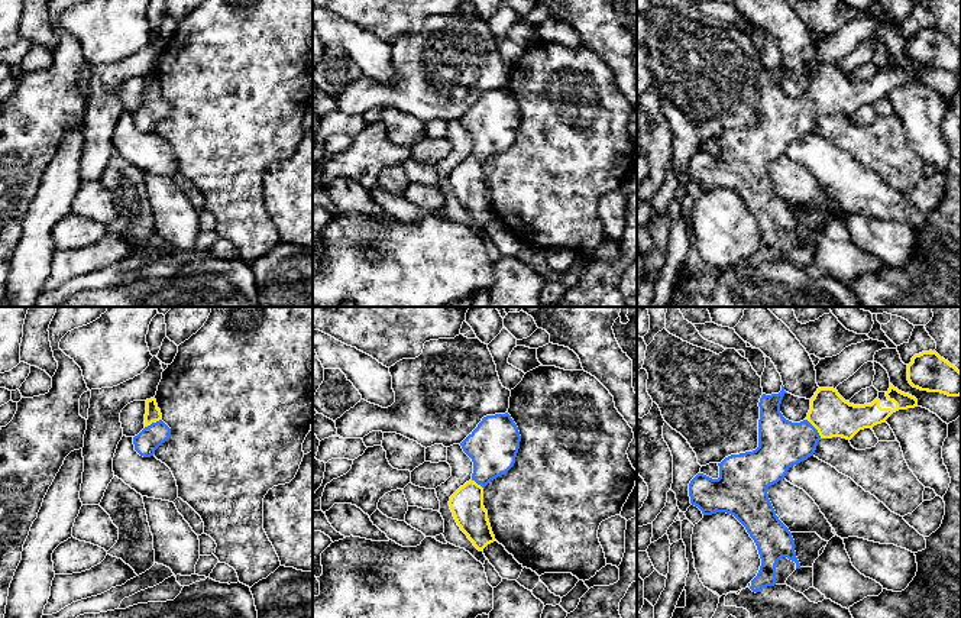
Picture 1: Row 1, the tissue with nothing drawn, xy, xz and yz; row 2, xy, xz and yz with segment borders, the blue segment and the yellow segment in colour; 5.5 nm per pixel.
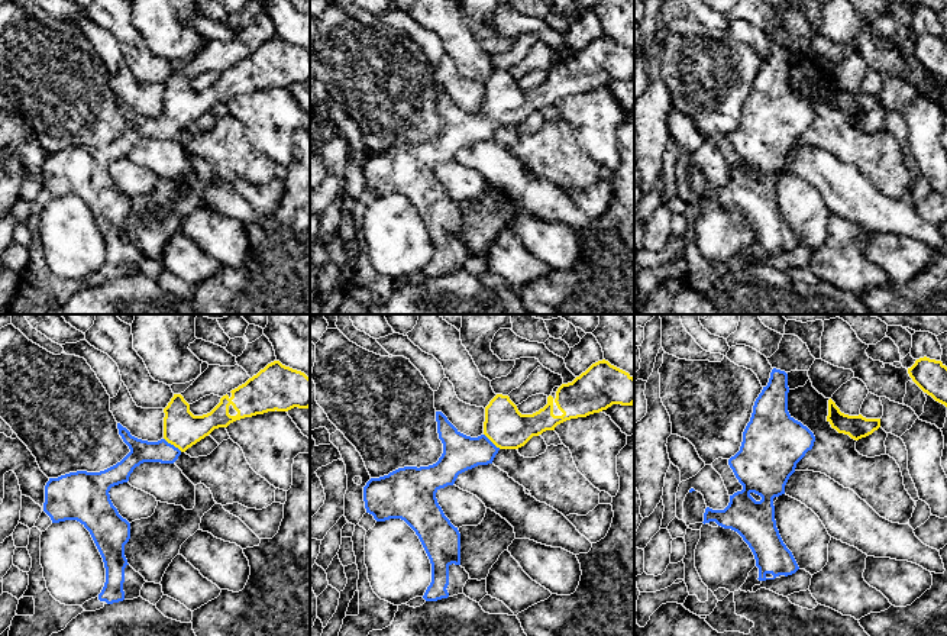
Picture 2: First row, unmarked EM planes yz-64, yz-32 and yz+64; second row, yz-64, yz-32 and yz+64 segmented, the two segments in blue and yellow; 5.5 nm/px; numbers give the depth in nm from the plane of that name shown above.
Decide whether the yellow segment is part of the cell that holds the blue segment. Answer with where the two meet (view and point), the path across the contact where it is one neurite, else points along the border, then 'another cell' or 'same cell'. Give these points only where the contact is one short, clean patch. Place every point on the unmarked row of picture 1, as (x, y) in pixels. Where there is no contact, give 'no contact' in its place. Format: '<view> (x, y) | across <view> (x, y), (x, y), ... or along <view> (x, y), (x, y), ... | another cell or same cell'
yz (815, 104) | across yz (782, 119), (796, 117), (815, 104), (832, 91) | same cell

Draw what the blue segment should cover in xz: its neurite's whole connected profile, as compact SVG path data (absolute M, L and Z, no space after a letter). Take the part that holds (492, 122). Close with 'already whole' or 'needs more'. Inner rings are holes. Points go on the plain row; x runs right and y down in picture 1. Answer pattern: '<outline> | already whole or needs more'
M505 88L483 93L478 103L460 119L463 127L473 137L473 149L472 155L450 172L449 181L457 201L479 227L496 217L488 195L488 187L483 182L483 164L514 142L520 117L518 103L511 91Z | needs more

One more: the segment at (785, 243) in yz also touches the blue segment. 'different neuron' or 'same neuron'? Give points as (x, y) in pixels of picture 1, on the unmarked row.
same neuron

